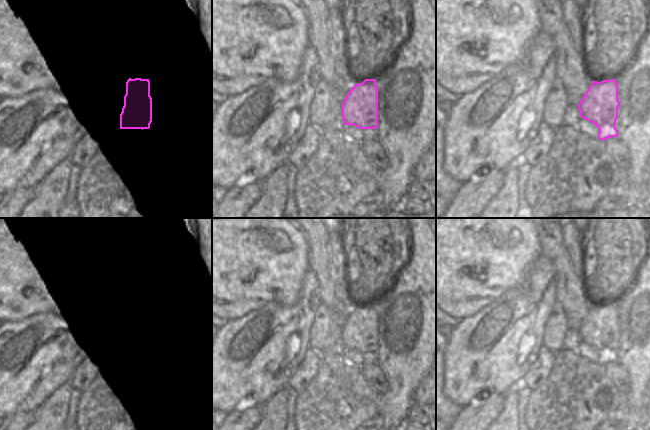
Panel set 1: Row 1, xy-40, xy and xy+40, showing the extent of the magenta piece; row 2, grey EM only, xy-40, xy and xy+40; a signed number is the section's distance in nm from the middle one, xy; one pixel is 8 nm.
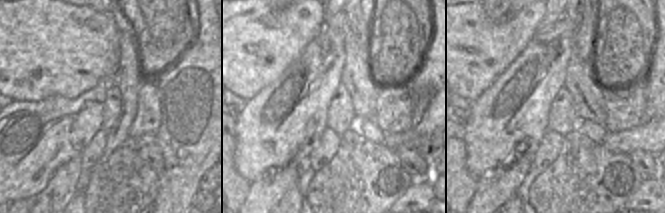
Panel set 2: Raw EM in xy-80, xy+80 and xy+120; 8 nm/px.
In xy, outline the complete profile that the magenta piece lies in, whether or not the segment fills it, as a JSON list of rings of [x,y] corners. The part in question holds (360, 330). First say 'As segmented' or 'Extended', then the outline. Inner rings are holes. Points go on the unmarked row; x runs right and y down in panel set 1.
As segmented. [[[365,303],[354,309],[342,327],[344,349],[359,353],[376,353],[378,350],[378,312],[376,303]]]

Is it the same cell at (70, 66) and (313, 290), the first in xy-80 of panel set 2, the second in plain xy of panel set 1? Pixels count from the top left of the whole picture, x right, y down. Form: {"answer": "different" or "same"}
{"answer": "different"}

